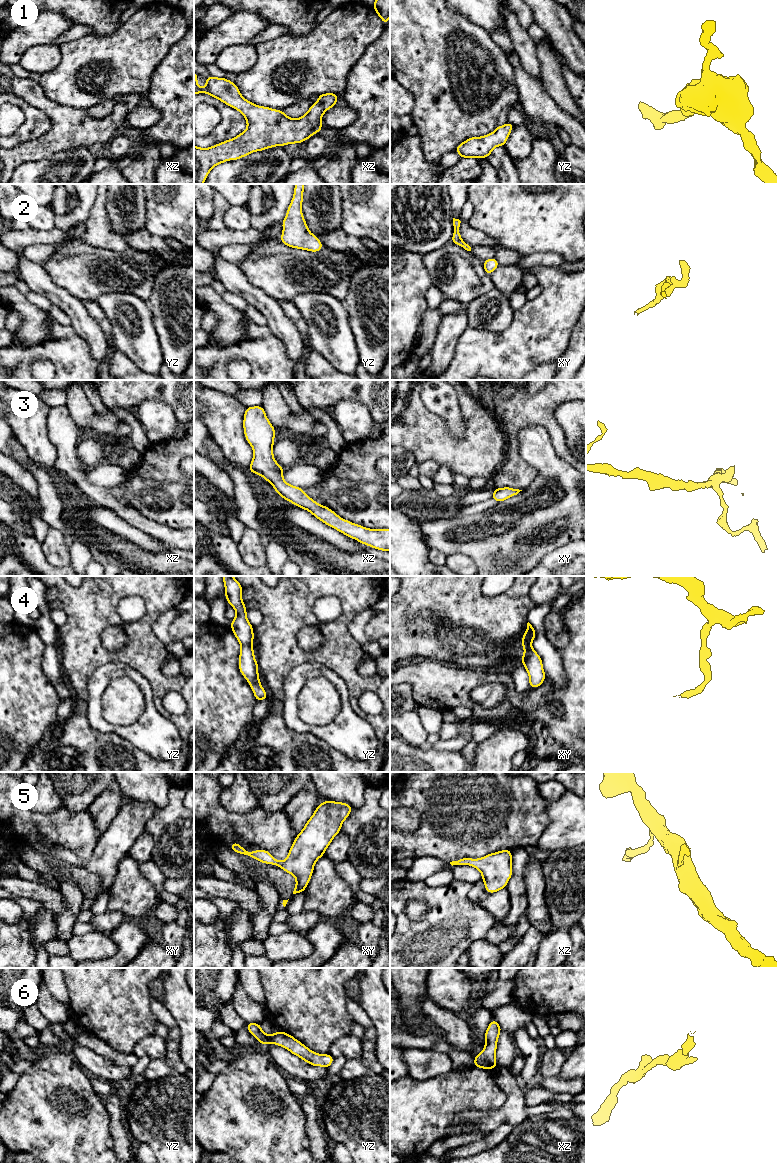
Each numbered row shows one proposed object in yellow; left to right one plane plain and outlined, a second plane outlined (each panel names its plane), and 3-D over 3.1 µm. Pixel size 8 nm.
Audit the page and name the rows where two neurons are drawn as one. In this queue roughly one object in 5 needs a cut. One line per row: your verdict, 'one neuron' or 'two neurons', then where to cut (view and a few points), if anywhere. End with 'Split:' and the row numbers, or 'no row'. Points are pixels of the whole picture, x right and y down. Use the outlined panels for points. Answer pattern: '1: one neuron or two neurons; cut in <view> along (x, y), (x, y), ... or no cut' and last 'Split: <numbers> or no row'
1: one neuron; no cut
2: one neuron; no cut
3: one neuron; no cut
4: one neuron; no cut
5: one neuron; no cut
6: one neuron; no cut
Split: no row

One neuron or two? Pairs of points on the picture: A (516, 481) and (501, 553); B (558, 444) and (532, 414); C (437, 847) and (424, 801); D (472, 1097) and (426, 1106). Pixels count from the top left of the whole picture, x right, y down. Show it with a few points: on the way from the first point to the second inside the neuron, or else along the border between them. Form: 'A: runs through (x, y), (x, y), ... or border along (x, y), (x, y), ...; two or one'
A: border along (536, 470), (537, 474), (534, 479), (522, 490); two
B: runs through (557, 435), (541, 417); one
C: runs through (437, 836), (437, 814), (435, 812); one
D: runs through (461, 1097), (446, 1097), (437, 1104); one

